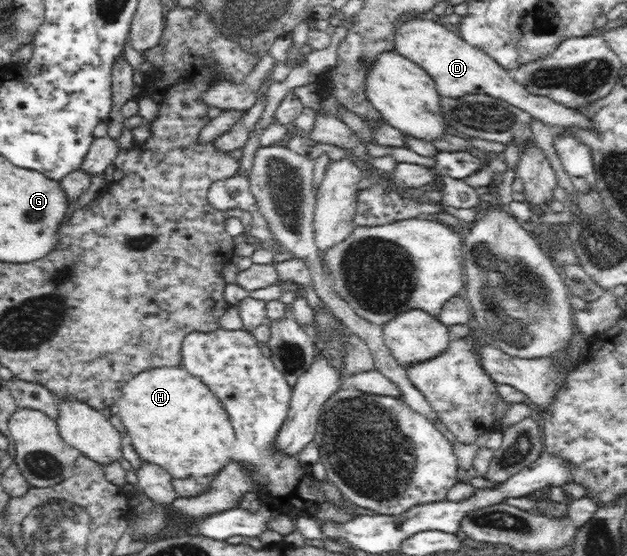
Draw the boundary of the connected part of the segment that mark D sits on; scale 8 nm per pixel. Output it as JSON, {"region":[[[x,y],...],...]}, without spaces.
{"region":[[[419,16],[405,22],[394,34],[395,52],[413,61],[425,71],[435,81],[440,97],[456,99],[469,94],[486,94],[528,112],[534,119],[551,125],[554,129],[574,126],[588,130],[592,128],[592,121],[584,117],[578,109],[567,108],[550,101],[546,96],[530,94],[526,87],[515,82],[509,72],[490,59],[490,56],[458,38],[454,32],[440,26],[440,22],[432,22],[431,16]]]}

